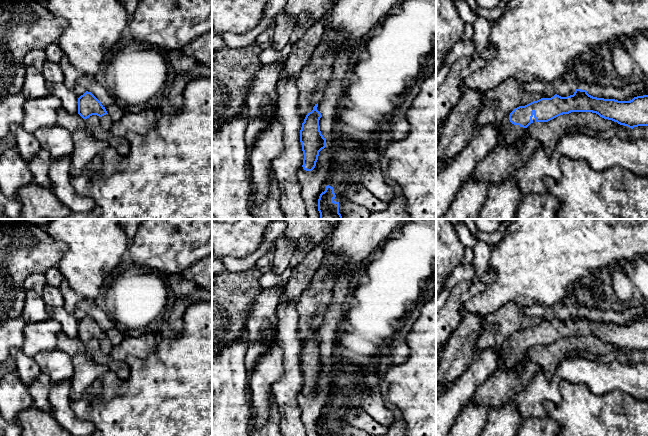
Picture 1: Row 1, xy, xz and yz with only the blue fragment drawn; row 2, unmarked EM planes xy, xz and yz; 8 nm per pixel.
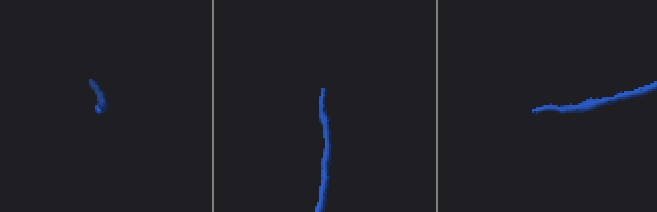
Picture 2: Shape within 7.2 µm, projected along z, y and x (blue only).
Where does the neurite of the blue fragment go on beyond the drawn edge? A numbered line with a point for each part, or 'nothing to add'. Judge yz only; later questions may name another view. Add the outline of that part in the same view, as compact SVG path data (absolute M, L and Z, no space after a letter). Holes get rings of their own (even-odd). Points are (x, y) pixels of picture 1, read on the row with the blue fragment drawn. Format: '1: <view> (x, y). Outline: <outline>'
1: yz (509, 133). Outline: M509 115L501 119L499 145L512 145L524 134L525 128L514 125L509 120Z

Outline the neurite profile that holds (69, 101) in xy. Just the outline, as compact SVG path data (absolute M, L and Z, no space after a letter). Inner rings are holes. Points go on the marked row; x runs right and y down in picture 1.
M47 82L50 94L56 96L61 107L71 114L78 114L78 97L74 91L68 89L64 83Z

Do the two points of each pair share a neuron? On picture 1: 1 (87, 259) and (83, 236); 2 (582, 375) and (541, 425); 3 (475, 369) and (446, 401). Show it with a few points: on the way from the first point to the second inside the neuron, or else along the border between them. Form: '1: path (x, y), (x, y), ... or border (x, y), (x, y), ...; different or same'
1: path (87, 253), (87, 242); same
2: border (546, 414), (543, 417), (527, 417), (523, 421); different
3: path (471, 377), (454, 394); same

